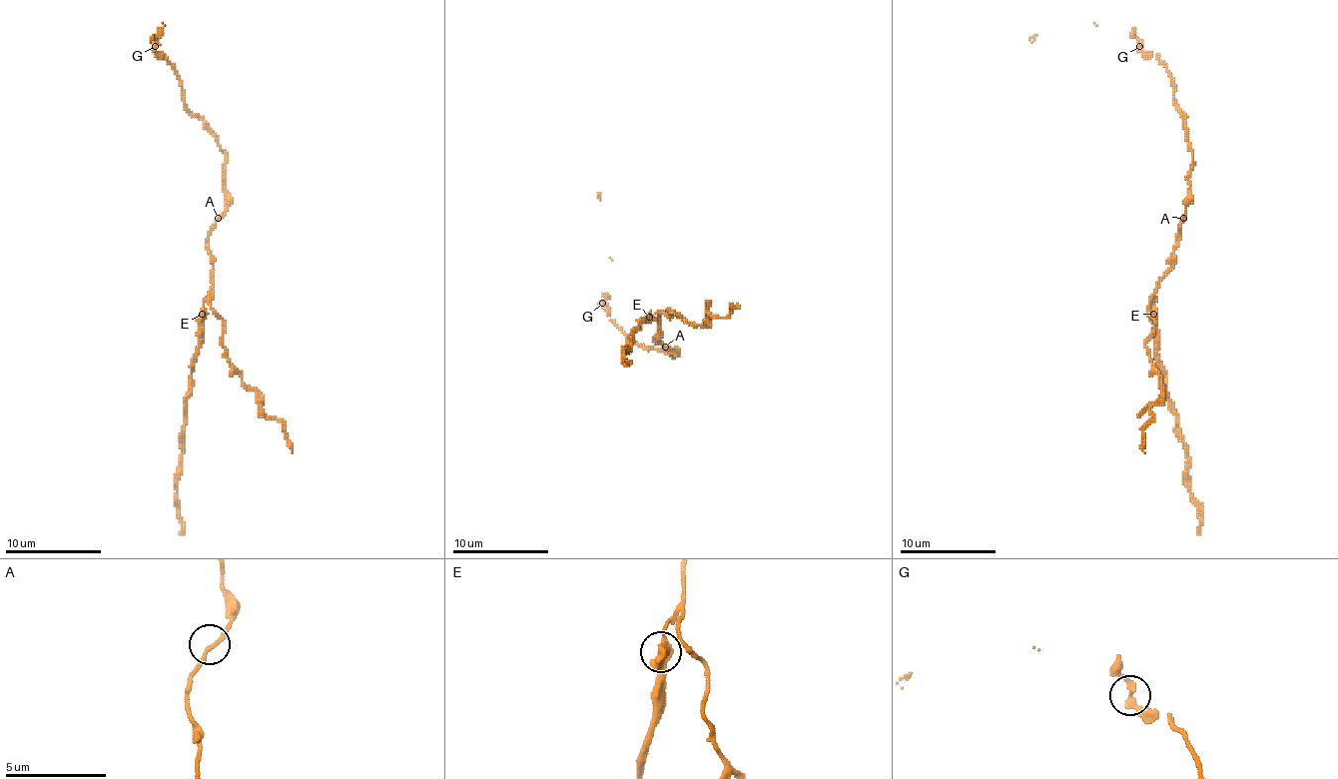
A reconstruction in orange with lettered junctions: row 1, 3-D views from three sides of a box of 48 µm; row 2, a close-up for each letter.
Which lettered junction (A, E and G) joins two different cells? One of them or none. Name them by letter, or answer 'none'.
E

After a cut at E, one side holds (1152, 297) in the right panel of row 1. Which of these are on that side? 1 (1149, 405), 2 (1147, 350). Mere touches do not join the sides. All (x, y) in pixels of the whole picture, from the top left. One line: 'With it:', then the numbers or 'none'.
With it: 1, 2

